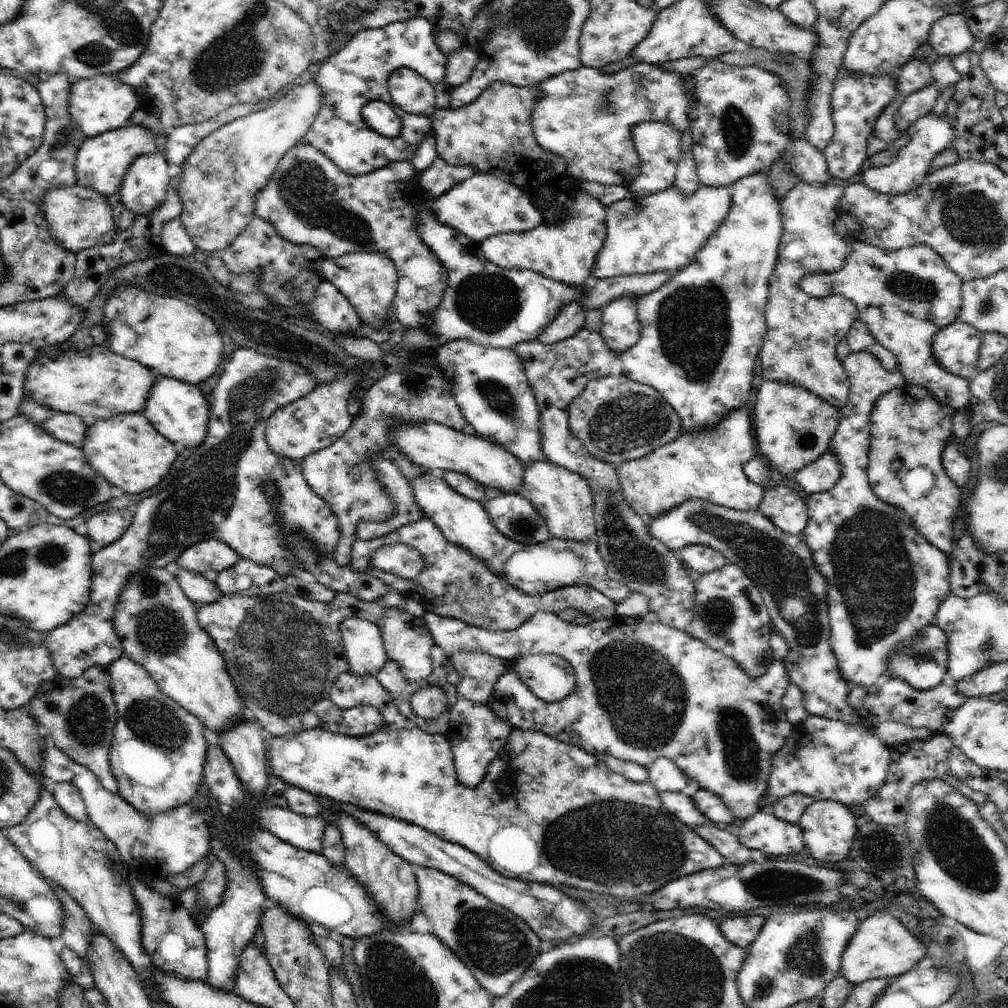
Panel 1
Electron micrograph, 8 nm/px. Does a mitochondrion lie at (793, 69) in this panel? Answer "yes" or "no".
yes

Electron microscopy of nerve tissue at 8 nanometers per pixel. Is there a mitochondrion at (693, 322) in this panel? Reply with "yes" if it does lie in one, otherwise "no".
yes

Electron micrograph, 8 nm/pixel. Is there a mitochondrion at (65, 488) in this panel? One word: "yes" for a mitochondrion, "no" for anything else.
yes

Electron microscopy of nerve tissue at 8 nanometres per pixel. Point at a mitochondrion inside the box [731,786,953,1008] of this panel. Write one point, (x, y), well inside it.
(803, 955)

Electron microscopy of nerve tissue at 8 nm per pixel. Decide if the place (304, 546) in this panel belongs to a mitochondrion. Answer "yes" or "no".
yes

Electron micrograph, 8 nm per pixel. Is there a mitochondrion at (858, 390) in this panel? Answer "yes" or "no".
no

